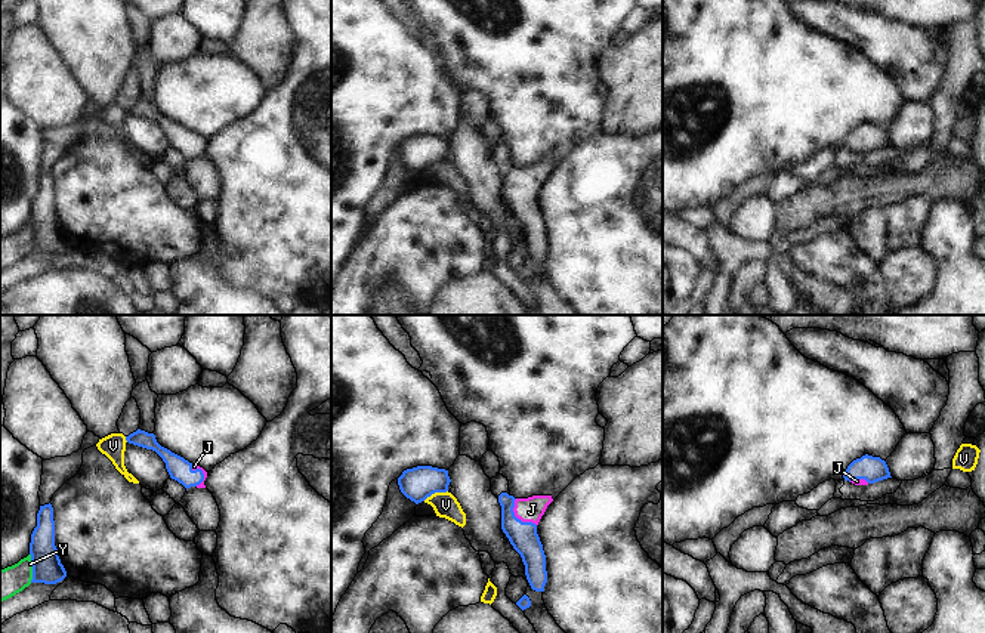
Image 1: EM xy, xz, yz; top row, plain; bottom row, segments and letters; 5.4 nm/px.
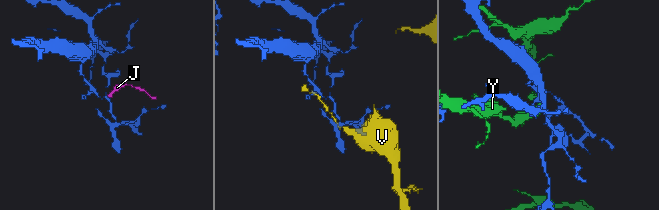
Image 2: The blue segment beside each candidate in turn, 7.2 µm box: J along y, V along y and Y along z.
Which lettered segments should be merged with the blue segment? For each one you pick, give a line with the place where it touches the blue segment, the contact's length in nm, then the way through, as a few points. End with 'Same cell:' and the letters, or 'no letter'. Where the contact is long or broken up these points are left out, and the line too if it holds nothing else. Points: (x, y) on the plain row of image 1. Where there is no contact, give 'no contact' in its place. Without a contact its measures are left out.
J: xz (516, 187) | 190 nm | across xz (522, 204), (516, 187), (531, 178)
Same cell: J

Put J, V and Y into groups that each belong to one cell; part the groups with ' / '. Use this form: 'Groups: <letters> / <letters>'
Groups: J / V / Y

